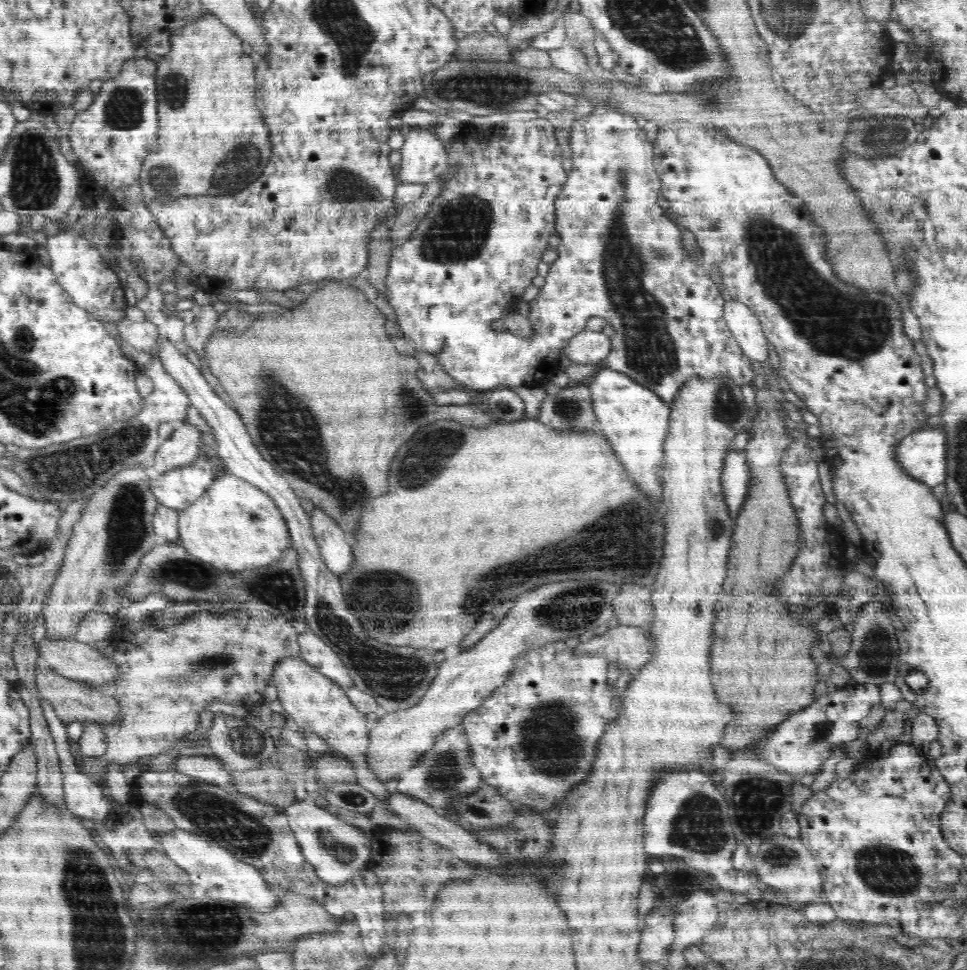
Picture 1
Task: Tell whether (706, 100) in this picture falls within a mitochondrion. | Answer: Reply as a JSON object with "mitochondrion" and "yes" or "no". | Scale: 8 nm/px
{"mitochondrion":"yes"}

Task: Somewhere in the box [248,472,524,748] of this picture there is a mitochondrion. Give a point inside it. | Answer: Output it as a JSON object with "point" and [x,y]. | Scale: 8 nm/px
{"point":[391,676]}

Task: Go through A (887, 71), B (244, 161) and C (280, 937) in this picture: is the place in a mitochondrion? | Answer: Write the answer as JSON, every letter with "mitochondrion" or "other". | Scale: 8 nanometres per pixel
{"A":"other","B":"mitochondrion","C":"other"}

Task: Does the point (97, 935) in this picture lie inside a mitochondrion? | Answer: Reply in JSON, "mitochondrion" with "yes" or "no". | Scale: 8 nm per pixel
{"mitochondrion":"yes"}

